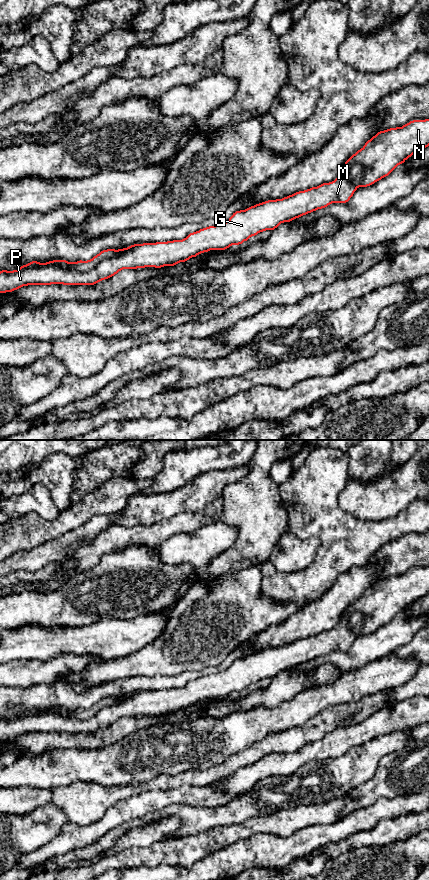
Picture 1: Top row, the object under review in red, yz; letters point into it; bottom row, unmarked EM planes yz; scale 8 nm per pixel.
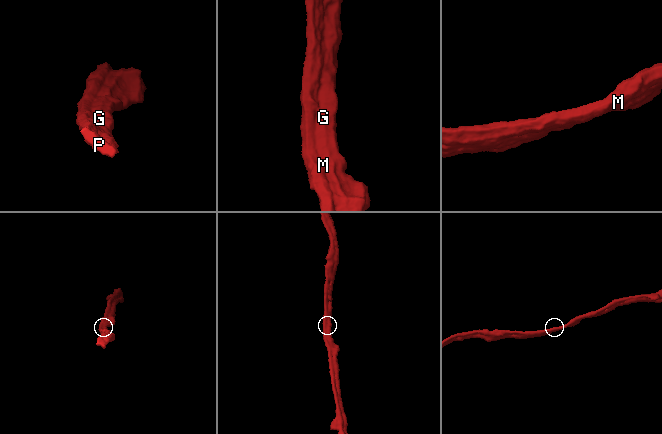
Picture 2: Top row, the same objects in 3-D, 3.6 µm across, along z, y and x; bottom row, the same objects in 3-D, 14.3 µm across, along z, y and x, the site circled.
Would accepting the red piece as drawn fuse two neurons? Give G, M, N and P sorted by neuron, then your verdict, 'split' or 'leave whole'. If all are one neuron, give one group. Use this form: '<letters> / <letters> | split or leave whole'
G M P / N | split

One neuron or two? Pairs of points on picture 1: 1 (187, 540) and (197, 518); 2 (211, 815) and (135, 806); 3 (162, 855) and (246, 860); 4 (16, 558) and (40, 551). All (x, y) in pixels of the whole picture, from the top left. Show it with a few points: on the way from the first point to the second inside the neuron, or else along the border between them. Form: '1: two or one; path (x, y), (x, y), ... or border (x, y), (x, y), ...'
1: two; border (213, 522), (195, 530), (180, 531), (168, 537)
2: two; border (185, 804), (169, 804), (140, 818)
3: two; border (224, 848), (213, 851), (188, 866), (180, 866)
4: one; path (22, 558), (34, 557)

